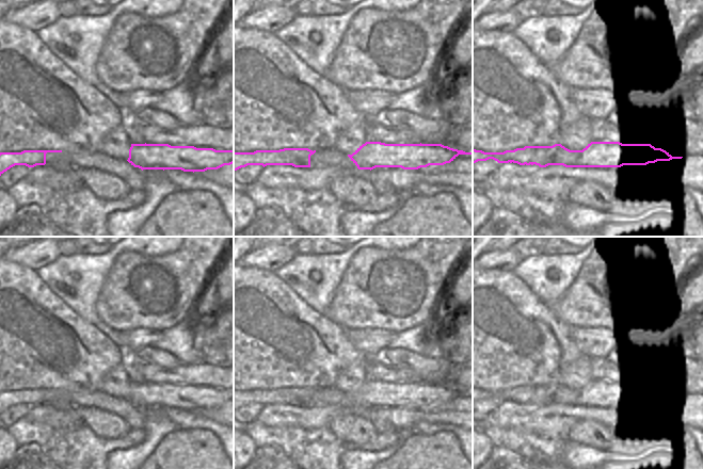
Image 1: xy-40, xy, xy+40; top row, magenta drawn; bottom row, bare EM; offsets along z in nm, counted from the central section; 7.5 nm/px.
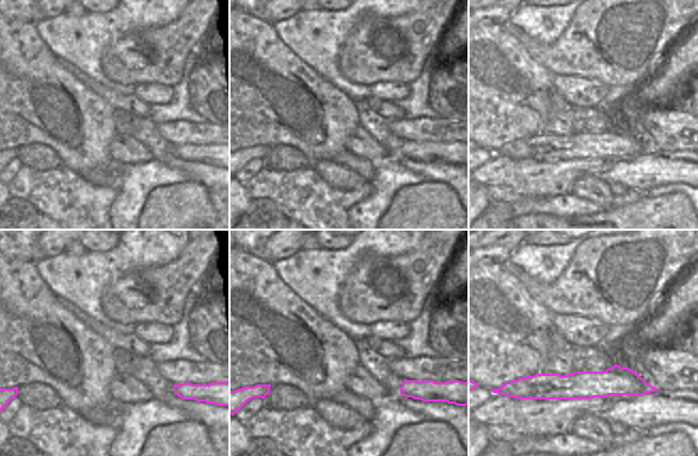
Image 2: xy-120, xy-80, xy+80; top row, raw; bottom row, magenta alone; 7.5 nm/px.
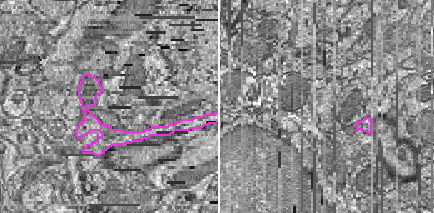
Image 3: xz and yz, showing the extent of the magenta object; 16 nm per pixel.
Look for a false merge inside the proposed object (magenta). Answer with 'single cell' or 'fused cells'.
fused cells

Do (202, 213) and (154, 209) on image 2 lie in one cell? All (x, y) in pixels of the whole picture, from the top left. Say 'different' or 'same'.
same

